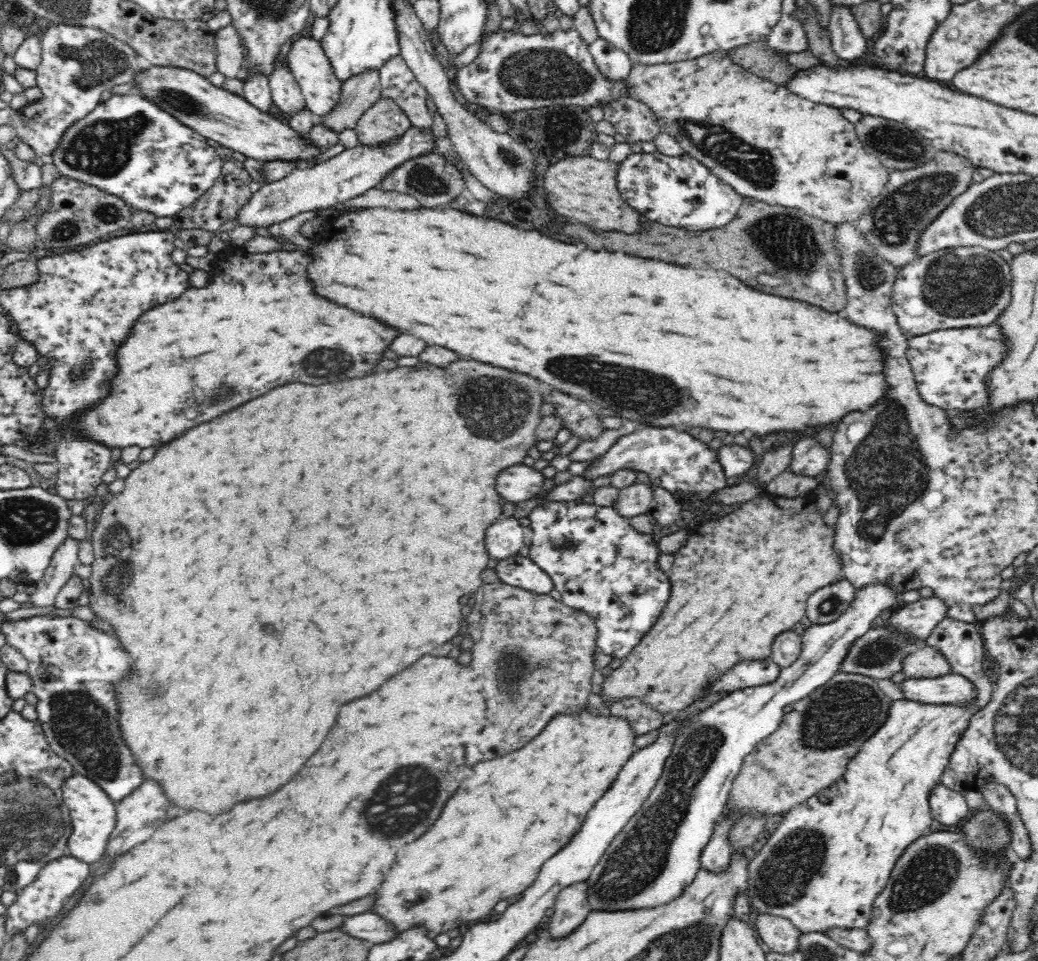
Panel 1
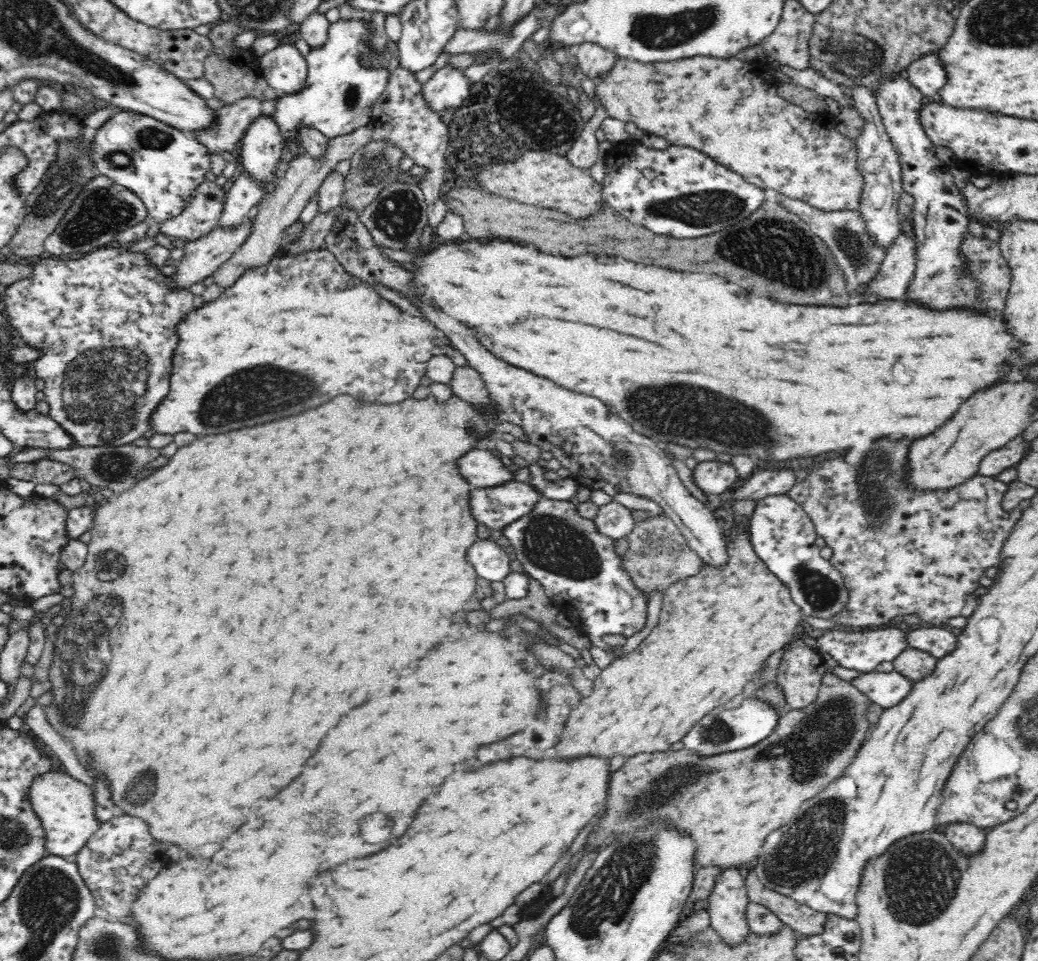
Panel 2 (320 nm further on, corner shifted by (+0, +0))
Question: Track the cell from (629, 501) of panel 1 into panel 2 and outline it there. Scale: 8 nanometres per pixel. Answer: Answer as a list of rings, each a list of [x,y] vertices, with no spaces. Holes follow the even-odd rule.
[[[612,500],[599,508],[593,522],[600,534],[617,541],[632,532],[636,521],[629,508]]]

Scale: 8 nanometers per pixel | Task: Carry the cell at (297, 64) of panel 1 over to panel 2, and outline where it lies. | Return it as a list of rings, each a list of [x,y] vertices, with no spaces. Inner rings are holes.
[[[284,44],[258,58],[262,78],[277,96],[297,93],[304,88],[308,63],[294,45]]]

